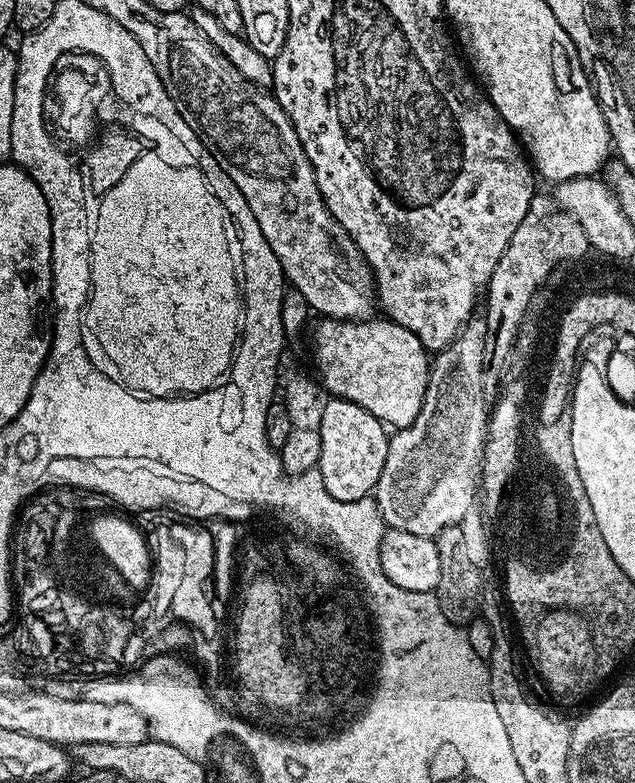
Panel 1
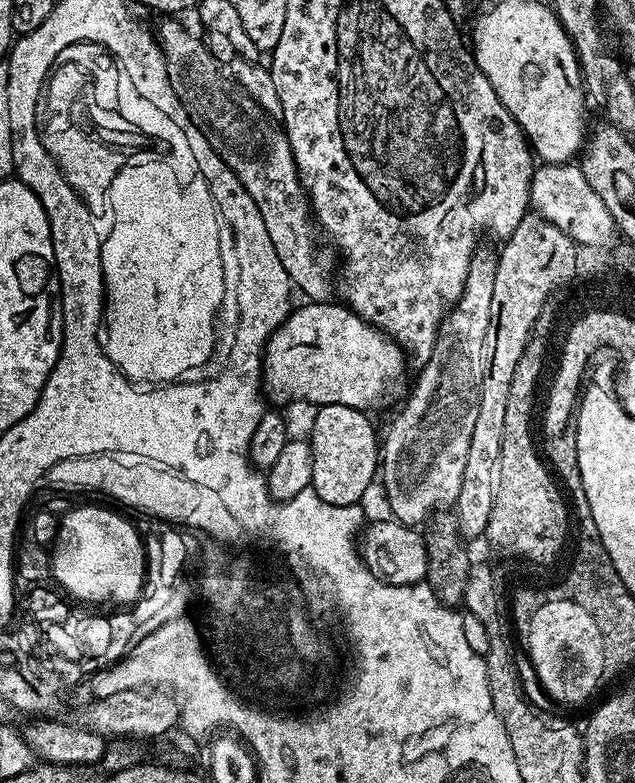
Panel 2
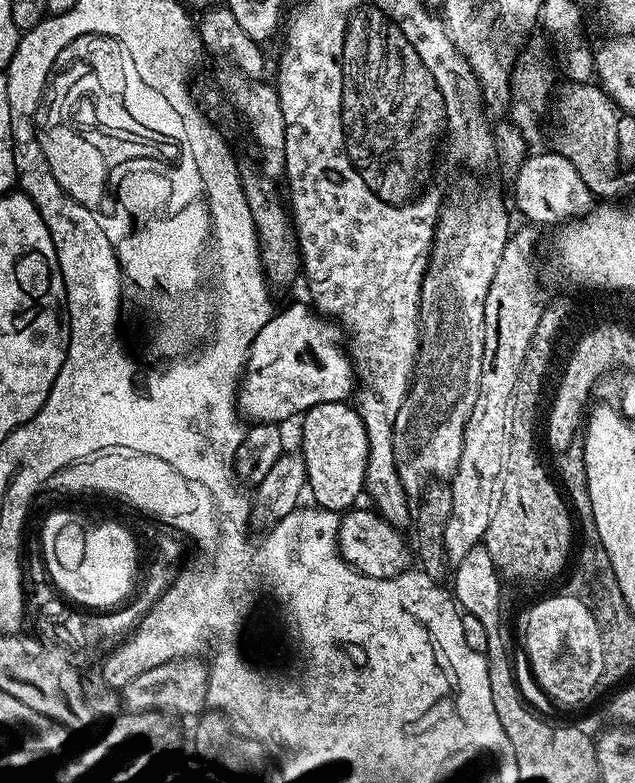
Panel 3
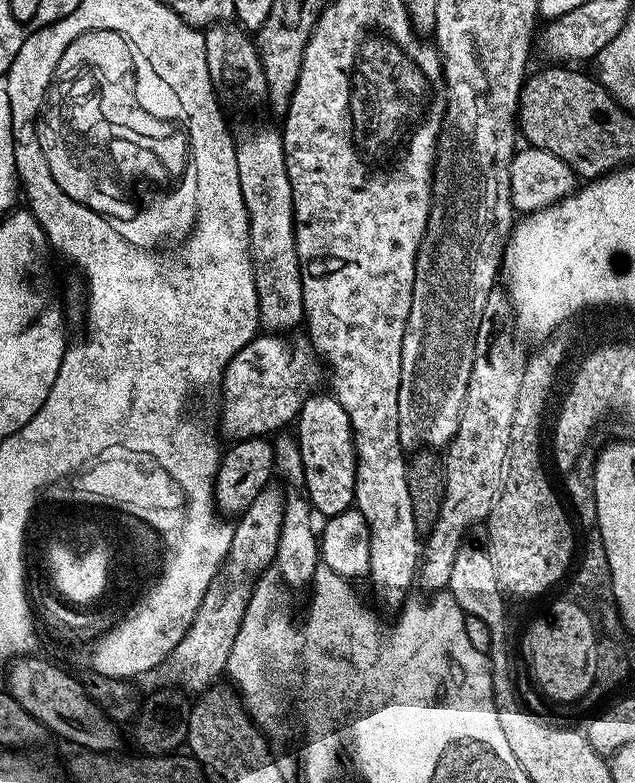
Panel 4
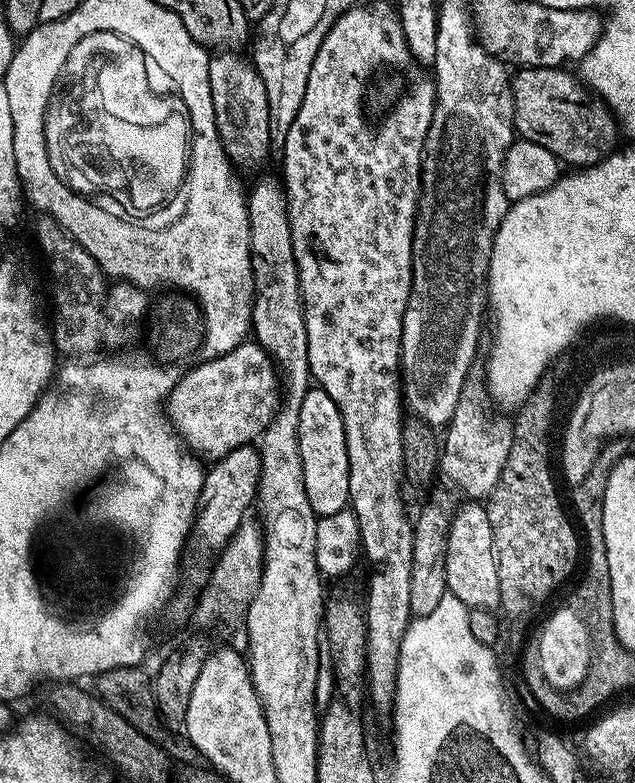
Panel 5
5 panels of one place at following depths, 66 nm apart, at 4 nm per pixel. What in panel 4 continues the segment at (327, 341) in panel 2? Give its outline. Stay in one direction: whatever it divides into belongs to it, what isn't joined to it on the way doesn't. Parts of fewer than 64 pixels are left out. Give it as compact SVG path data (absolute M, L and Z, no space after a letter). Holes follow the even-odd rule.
M259 334L260 336L252 336L246 346L242 346L242 350L238 350L238 354L234 354L234 358L226 366L222 377L222 385L224 384L224 405L220 408L220 424L224 427L223 435L229 436L229 441L249 440L252 436L267 437L269 434L279 433L281 430L293 423L299 417L300 408L304 405L305 400L310 395L312 380L304 373L302 365L296 361L296 356L292 353L292 348L287 344L285 337L280 334Z

